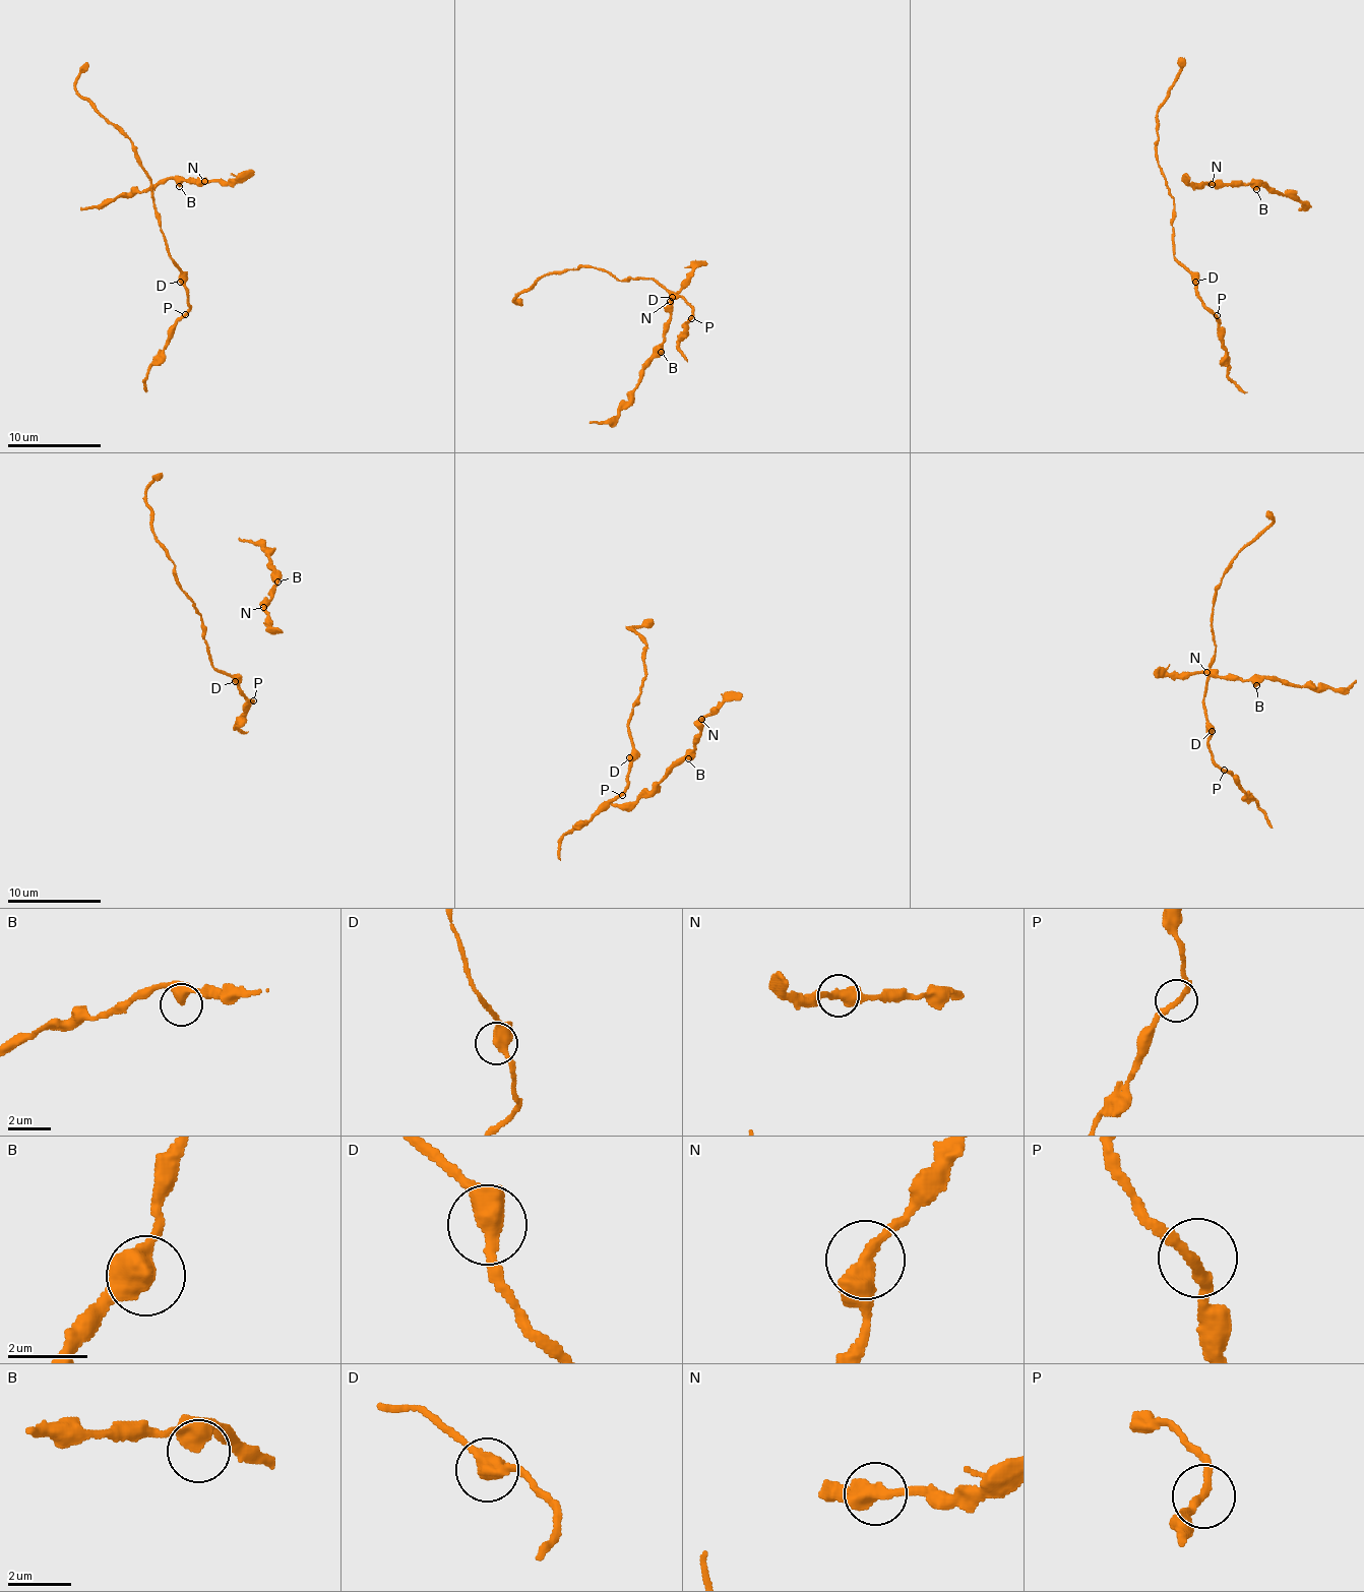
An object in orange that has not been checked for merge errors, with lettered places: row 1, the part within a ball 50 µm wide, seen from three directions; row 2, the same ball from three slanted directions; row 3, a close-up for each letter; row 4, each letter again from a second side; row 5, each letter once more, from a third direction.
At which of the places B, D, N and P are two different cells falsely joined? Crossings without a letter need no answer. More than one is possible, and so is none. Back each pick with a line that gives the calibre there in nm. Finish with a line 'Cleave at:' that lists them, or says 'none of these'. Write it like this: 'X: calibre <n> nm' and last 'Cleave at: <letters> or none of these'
Cleave at: none of these

